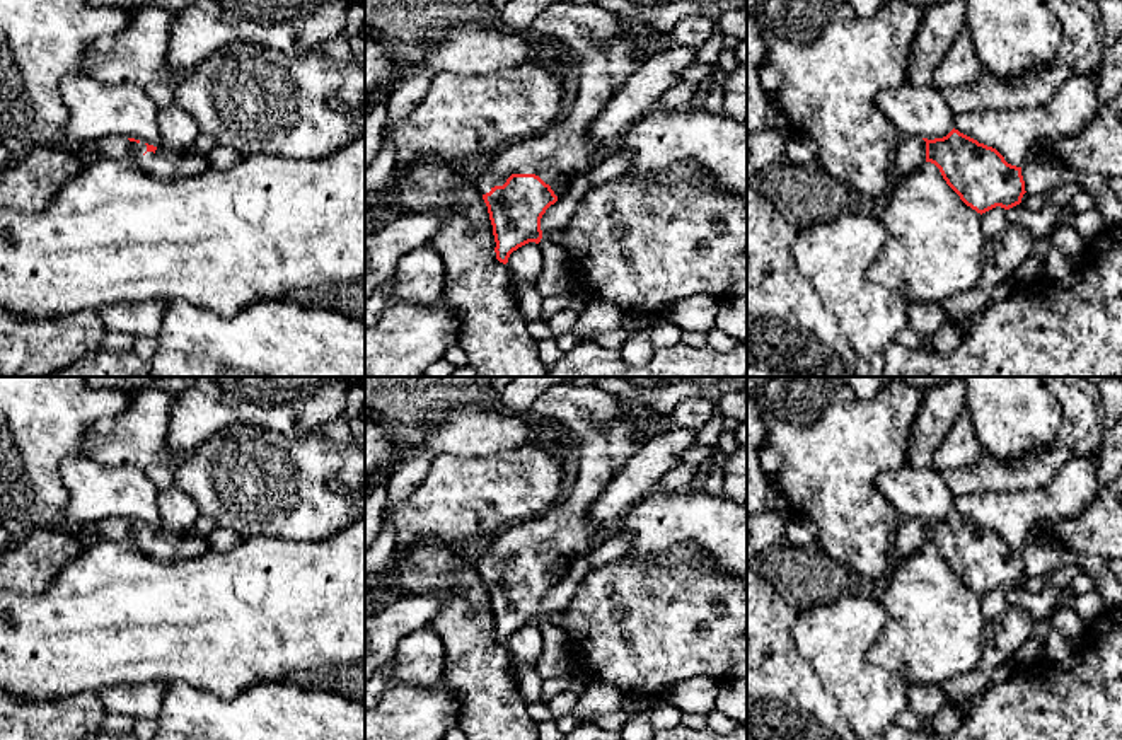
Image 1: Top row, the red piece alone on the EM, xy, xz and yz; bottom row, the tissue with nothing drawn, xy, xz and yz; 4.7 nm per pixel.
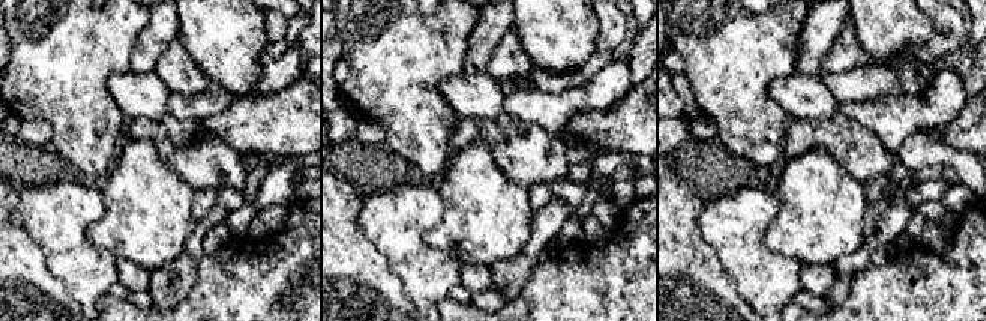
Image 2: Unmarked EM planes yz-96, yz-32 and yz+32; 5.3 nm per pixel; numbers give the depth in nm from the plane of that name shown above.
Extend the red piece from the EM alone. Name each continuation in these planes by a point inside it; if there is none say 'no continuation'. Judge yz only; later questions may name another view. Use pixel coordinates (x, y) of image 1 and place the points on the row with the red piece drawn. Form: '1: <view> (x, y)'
1: yz (911, 154)

